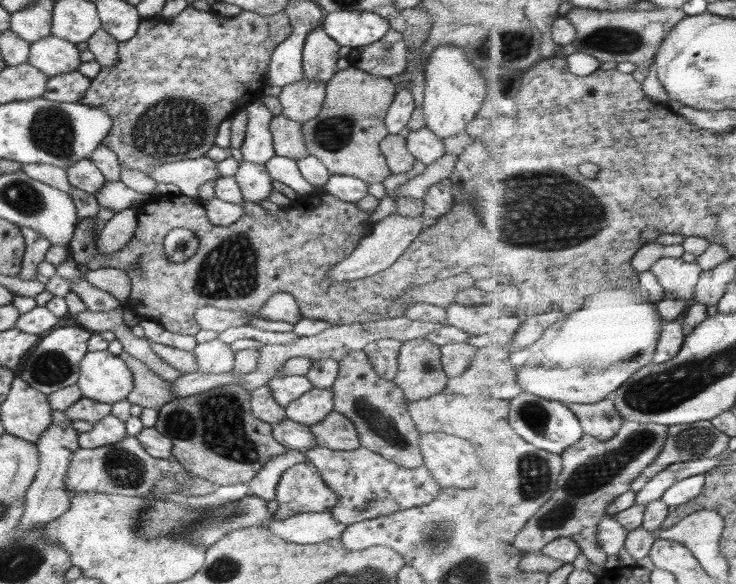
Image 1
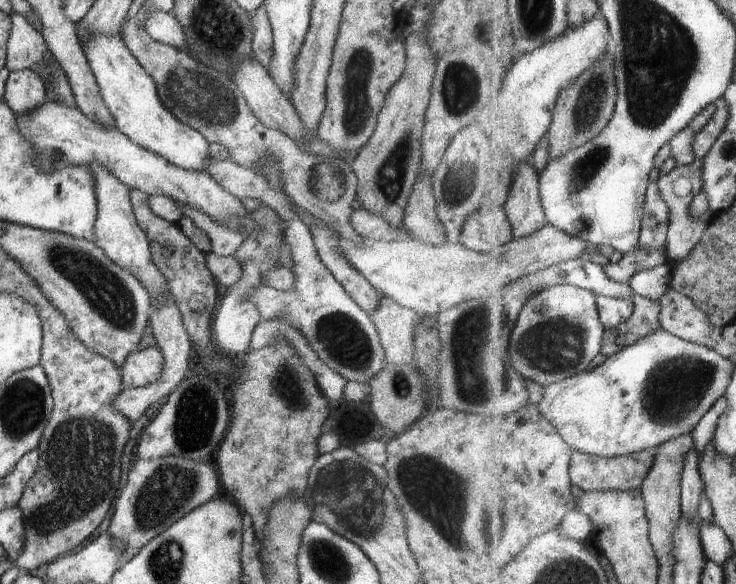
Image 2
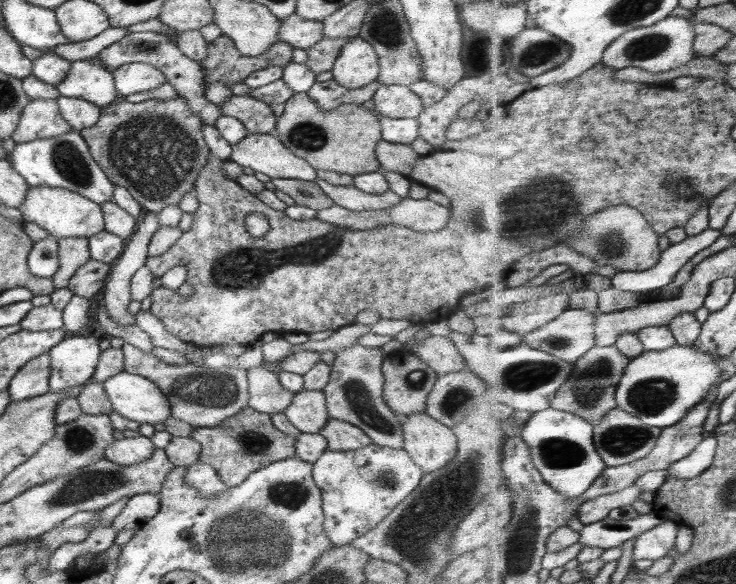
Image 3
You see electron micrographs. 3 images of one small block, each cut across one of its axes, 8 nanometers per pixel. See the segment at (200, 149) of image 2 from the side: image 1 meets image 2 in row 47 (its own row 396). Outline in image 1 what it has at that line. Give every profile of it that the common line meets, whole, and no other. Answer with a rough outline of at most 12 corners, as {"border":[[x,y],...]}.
{"border":[[86,351],[76,381],[84,397],[112,404],[134,382],[120,357]]}

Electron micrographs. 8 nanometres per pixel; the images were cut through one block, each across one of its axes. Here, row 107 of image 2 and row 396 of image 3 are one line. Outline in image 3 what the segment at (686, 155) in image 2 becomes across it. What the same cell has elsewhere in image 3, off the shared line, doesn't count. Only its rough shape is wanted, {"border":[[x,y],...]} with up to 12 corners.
{"border":[[719,387],[665,428],[650,456],[609,467],[584,502],[620,492],[644,474],[669,469],[707,438]]}

